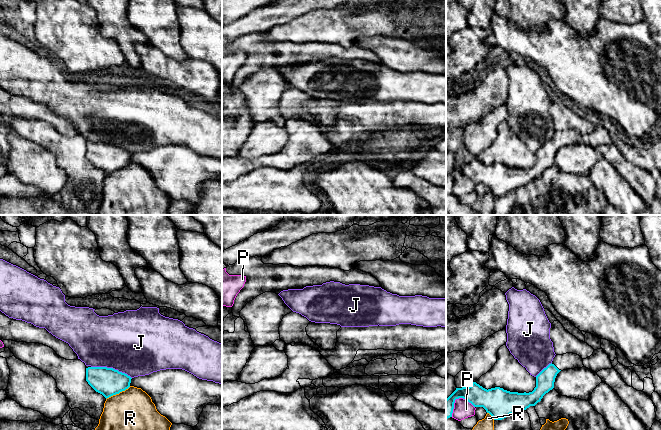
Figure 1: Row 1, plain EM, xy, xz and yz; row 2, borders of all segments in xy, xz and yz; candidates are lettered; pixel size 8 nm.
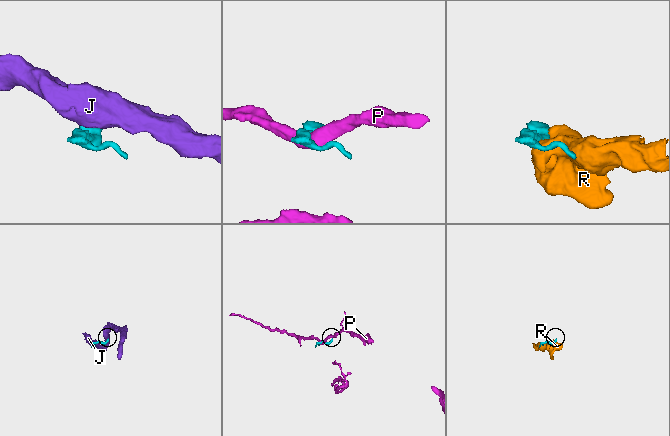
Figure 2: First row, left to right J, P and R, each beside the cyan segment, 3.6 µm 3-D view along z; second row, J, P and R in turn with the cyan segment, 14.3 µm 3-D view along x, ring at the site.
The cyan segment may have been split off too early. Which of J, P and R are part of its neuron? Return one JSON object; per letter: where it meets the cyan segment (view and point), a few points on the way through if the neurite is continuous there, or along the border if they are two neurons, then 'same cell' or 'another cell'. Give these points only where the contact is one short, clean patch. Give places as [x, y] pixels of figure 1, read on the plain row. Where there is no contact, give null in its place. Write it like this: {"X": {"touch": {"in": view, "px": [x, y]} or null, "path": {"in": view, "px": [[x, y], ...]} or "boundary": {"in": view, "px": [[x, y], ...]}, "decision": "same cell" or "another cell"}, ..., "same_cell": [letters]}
{"J": {"touch": {"in": "xy", "px": [111, 144]}, "boundary": {"in": "xy", "px": [[91, 142], [112, 143], [126, 149], [131, 154]]}, "decision": "another cell"}, "P": {"touch": {"in": "yz", "px": [456, 174]}, "decision": "another cell"}, "R": {"touch": {"in": "xy", "px": [118, 169]}, "decision": "another cell"}, "same_cell": []}

